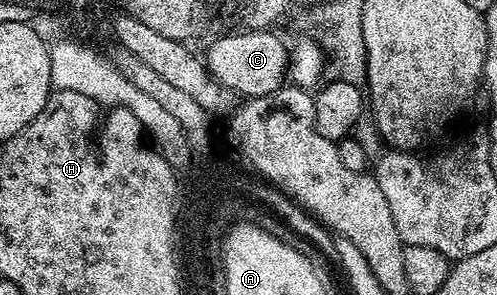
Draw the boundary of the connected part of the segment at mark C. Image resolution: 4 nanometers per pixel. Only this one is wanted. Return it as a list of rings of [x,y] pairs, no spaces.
[[[250,29],[221,37],[209,45],[203,60],[209,73],[222,85],[236,90],[242,98],[271,95],[286,84],[290,46],[276,37],[273,29]]]

